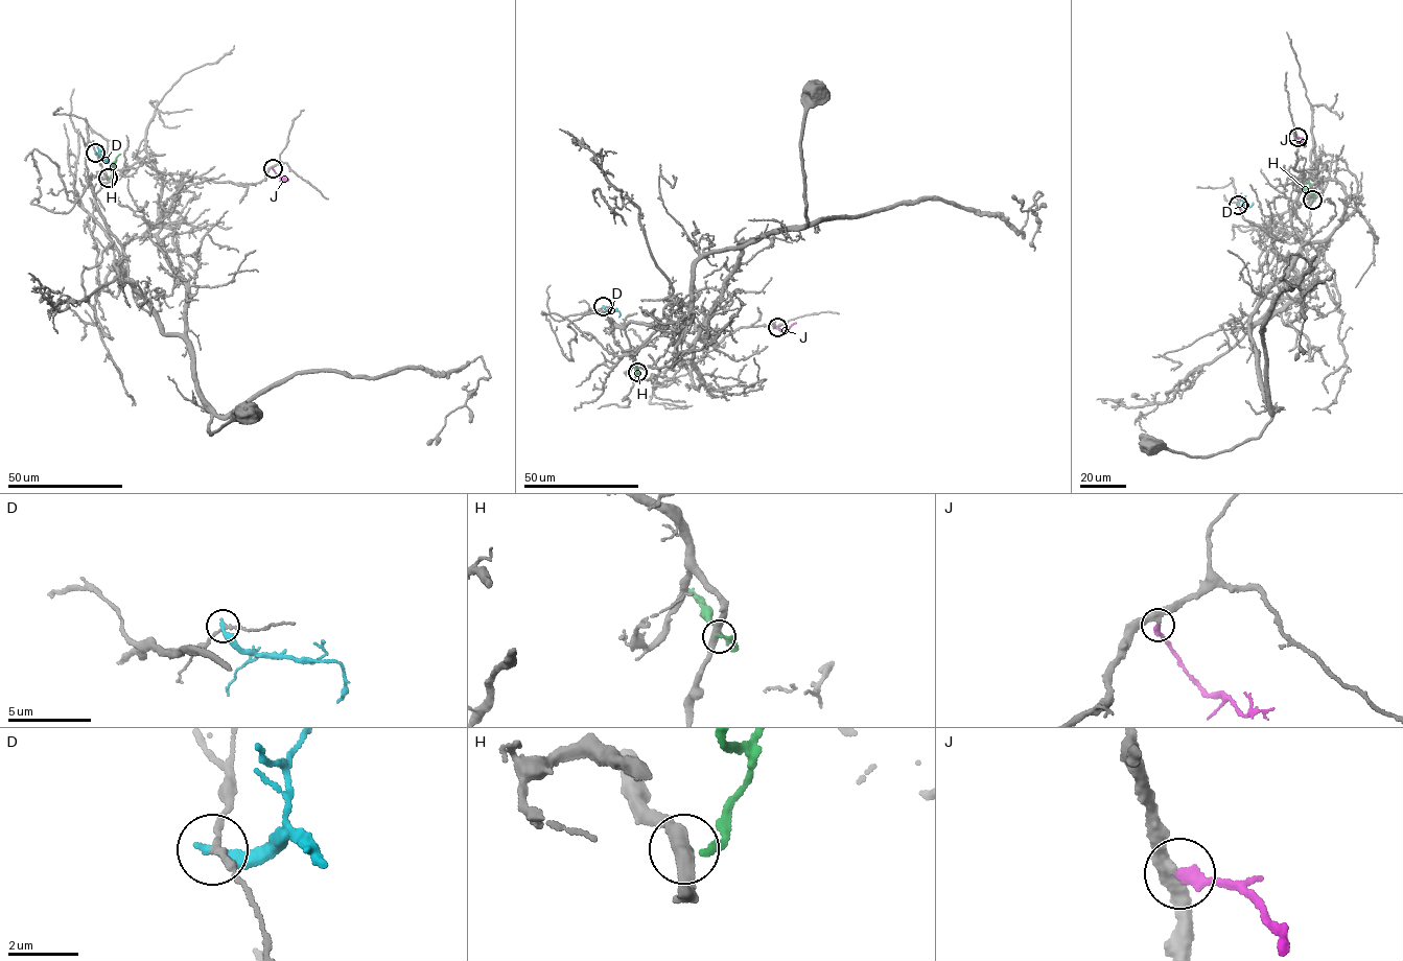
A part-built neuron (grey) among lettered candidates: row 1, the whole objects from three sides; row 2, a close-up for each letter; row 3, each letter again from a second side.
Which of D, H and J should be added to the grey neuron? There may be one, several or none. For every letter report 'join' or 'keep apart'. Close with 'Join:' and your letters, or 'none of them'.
D: keep apart
H: keep apart
J: join
Join: J

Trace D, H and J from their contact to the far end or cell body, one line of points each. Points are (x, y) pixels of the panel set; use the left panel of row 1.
D: (95, 153), (107, 162), (108, 160)
H: (108, 178), (120, 154)
J: (273, 167), (279, 177), (288, 179)

